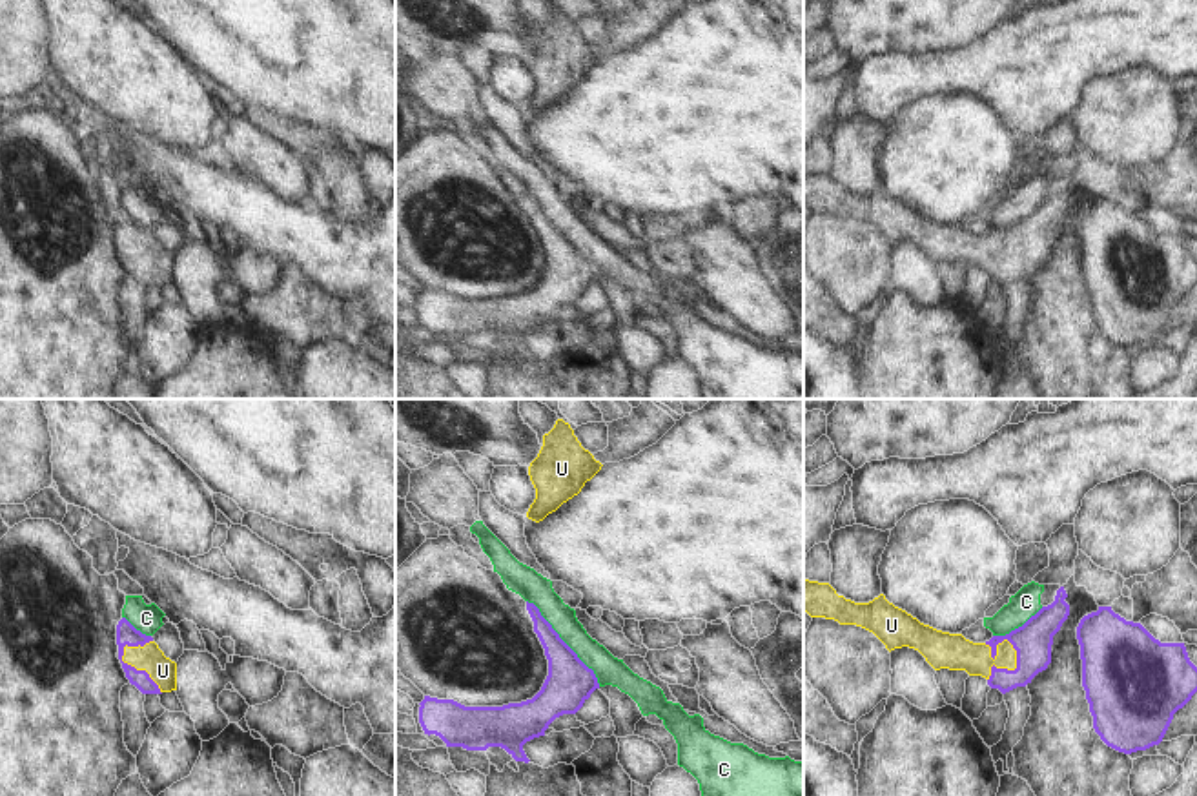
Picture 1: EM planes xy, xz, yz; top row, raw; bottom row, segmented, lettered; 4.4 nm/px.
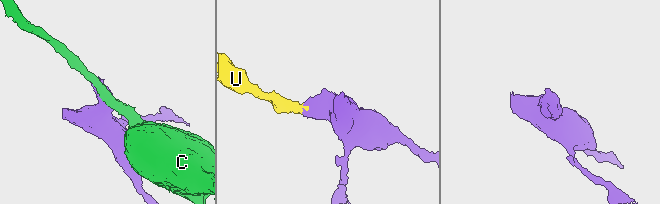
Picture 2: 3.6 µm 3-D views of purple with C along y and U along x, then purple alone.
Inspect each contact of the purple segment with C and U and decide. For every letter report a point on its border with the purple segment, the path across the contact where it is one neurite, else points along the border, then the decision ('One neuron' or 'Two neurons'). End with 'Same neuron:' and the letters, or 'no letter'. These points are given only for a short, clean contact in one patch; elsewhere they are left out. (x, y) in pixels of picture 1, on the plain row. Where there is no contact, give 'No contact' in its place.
C: Touches purple at xz (563, 234). Two neurons
U: Touches purple at yz (1012, 263). Path across: yz (1033, 232), (1015, 252), (1012, 263), (1001, 252), (959, 246). One neuron
Same neuron: U.

